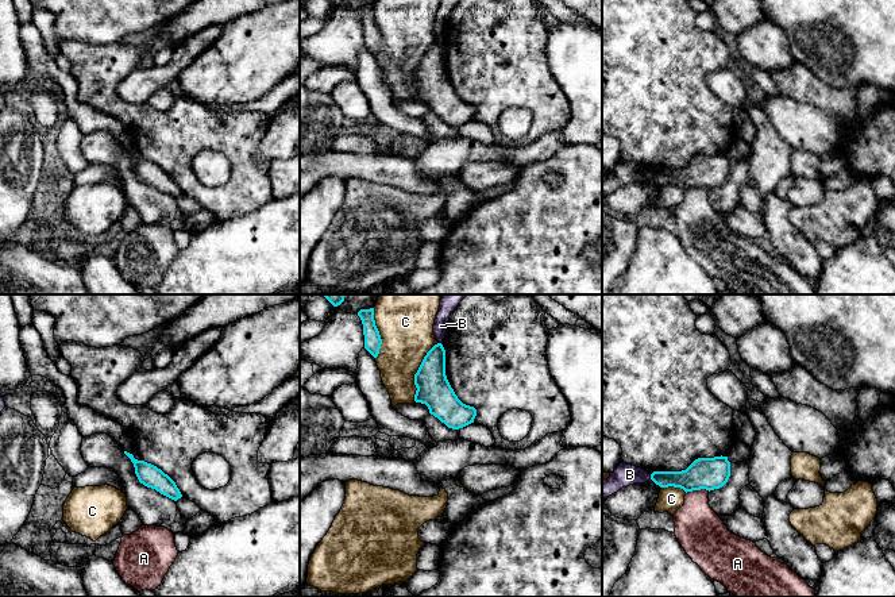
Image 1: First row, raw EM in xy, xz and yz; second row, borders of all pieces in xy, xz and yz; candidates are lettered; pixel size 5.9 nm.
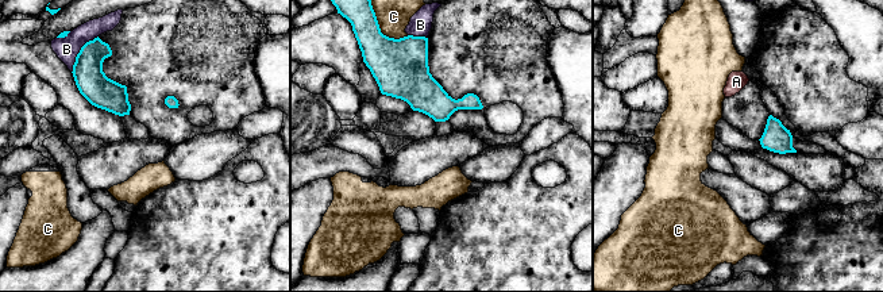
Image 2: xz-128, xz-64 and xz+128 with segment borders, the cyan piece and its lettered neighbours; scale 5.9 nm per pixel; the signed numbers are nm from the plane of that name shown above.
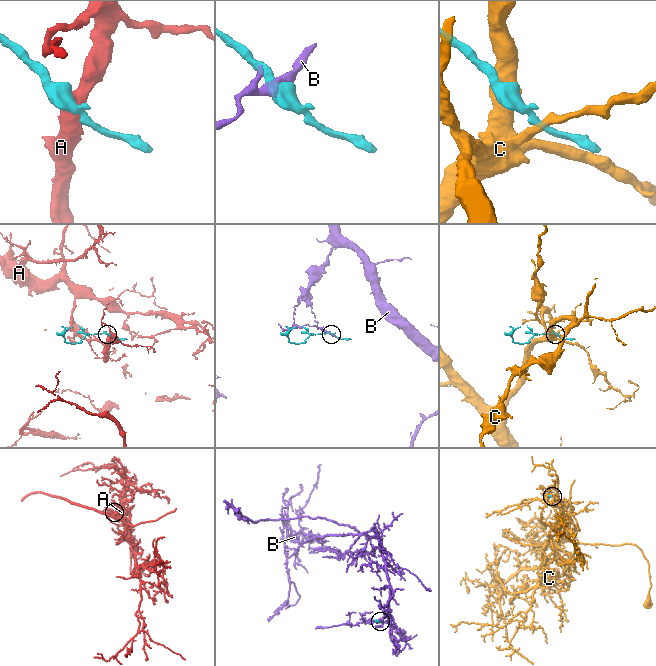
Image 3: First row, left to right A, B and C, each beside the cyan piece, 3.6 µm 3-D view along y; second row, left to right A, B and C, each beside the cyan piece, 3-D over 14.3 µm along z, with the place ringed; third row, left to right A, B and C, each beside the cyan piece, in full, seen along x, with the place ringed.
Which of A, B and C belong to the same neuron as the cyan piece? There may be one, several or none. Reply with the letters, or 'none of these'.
none of these

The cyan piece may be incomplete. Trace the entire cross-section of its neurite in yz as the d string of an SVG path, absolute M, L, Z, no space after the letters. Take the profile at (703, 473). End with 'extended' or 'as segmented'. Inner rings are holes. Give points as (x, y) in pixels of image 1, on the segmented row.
M728 457L698 458L682 471L653 471L651 479L660 488L693 490L714 490L722 488L730 477Z; as segmented

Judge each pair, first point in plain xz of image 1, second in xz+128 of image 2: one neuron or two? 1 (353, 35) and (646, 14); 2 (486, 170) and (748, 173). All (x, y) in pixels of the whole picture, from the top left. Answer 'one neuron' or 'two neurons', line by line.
1: one neuron
2: one neuron

